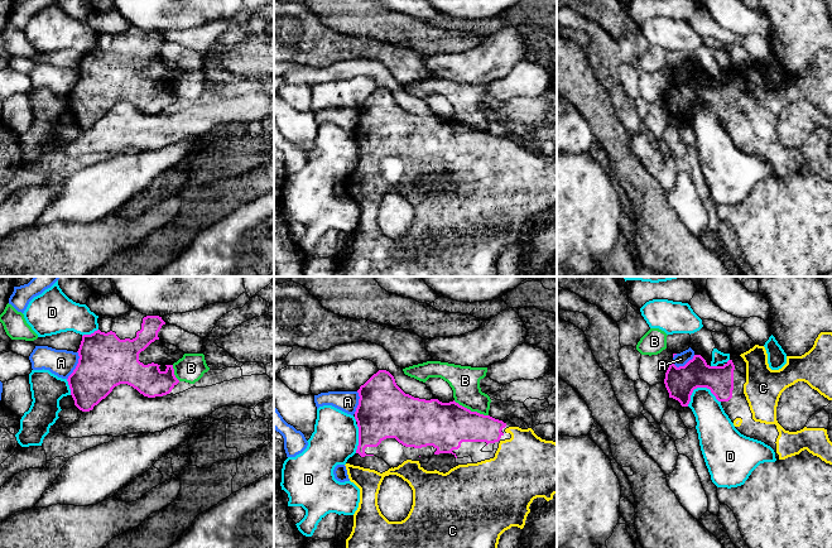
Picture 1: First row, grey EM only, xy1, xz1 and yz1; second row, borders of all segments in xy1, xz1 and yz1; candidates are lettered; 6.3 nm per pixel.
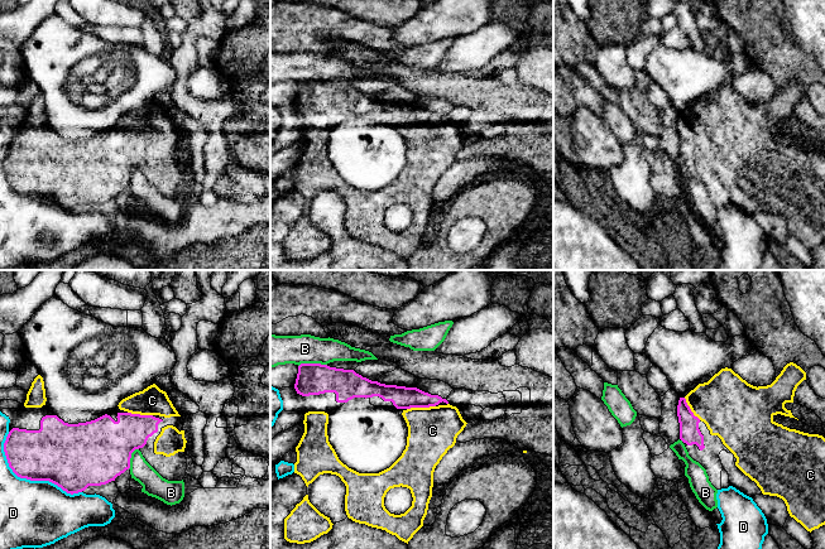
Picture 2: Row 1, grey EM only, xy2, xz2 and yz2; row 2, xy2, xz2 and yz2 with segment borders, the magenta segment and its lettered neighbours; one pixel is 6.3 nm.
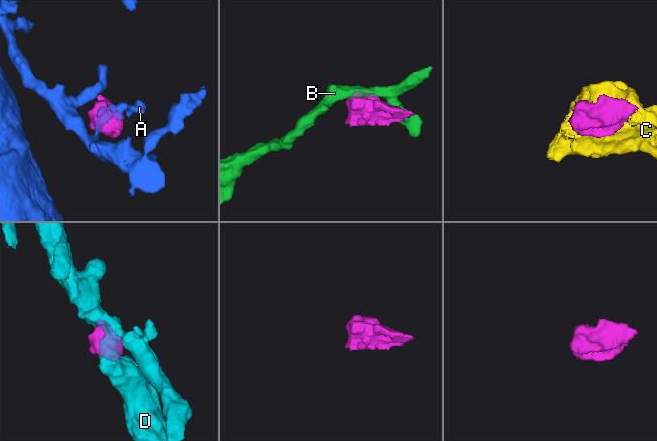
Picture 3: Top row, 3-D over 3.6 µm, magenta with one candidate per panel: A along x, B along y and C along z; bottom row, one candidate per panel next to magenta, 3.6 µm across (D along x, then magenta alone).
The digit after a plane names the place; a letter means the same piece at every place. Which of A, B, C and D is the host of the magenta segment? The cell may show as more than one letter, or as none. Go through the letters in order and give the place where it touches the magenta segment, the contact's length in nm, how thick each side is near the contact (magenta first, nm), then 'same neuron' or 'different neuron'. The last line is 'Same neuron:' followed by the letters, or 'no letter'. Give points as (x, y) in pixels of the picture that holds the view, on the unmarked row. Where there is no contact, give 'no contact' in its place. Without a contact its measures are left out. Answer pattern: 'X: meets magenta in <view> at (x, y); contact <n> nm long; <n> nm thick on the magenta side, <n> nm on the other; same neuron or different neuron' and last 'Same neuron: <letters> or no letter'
A: meets magenta in xy1 at (77, 82); contact 200 nm long; 340 nm thick on the magenta side, 170 nm on the other; different neuron
B: meets magenta in xz1 at (470, 128); contact 240 nm long; 300 nm thick on the magenta side, 190 nm on the other; different neuron
C: meets magenta in xz2 at (421, 124); contact 190 nm long; 140 nm thick on the magenta side, 300 nm on the other; same neuron
D: meets magenta in xy2 at (28, 196); contact 600 nm long; 380 nm thick on the magenta side, 440 nm on the other; different neuron
Same neuron: C

